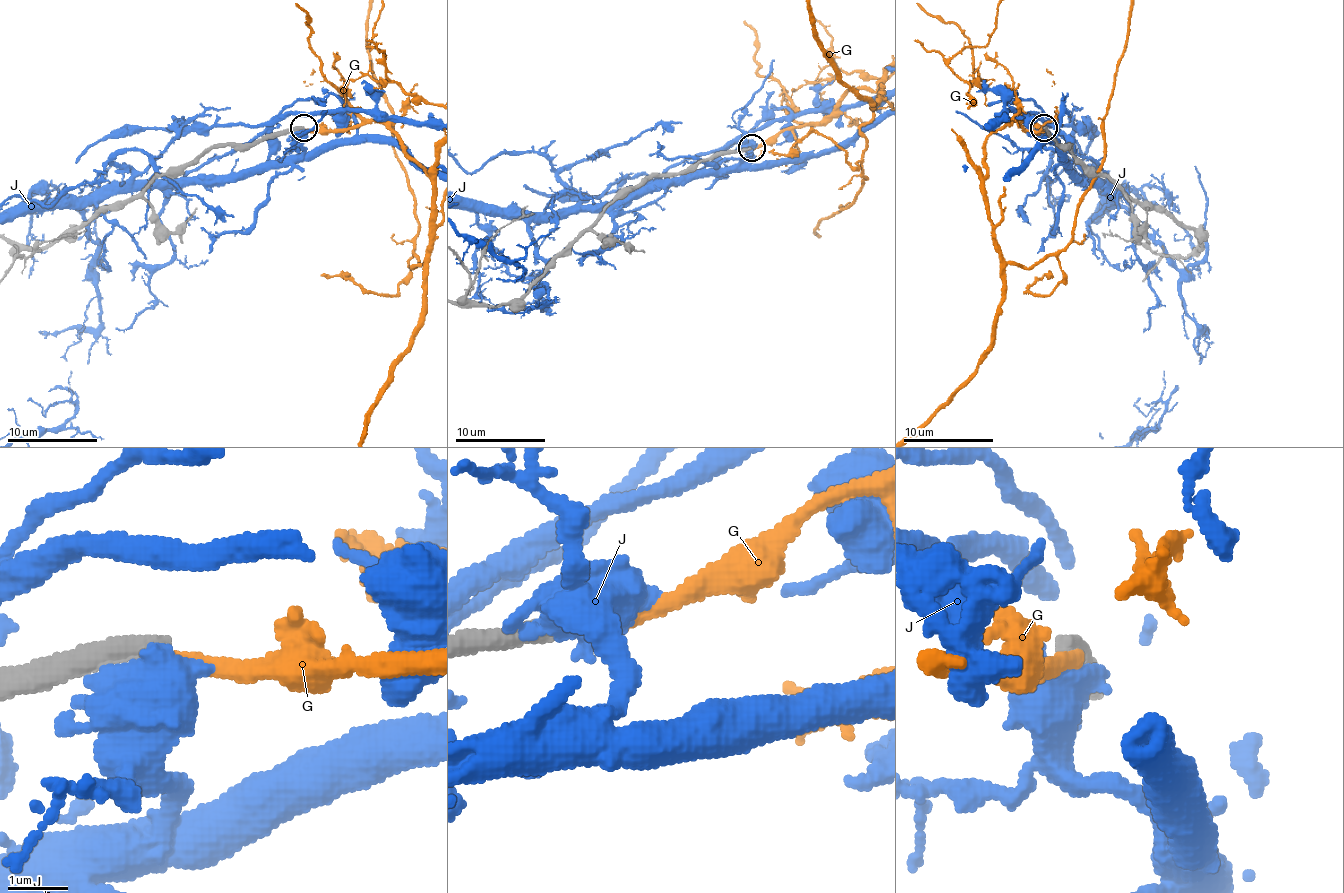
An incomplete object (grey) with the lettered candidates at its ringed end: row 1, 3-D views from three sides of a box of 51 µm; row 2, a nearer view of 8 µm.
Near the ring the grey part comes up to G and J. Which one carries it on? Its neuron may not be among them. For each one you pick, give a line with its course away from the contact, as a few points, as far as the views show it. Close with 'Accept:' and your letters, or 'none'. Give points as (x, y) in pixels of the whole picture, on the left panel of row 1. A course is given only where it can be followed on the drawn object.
Accept: none

